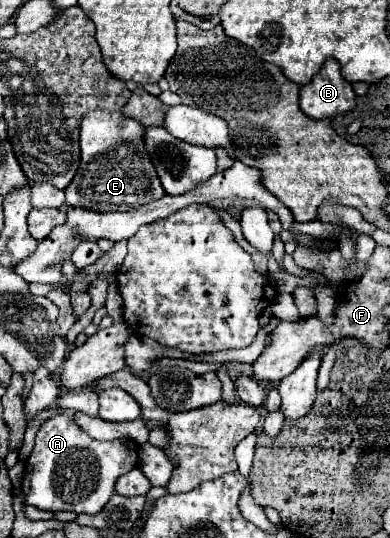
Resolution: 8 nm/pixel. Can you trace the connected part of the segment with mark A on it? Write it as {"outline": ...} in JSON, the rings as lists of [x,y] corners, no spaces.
{"outline":[[[58,414],[46,420],[36,434],[36,446],[30,454],[30,462],[26,462],[26,486],[28,488],[26,488],[24,500],[30,506],[36,506],[40,510],[50,510],[50,512],[68,510],[76,514],[98,514],[110,500],[116,478],[136,468],[136,464],[138,464],[138,444],[132,442],[130,438],[110,440],[110,442],[92,440],[76,426],[72,416]]]}

